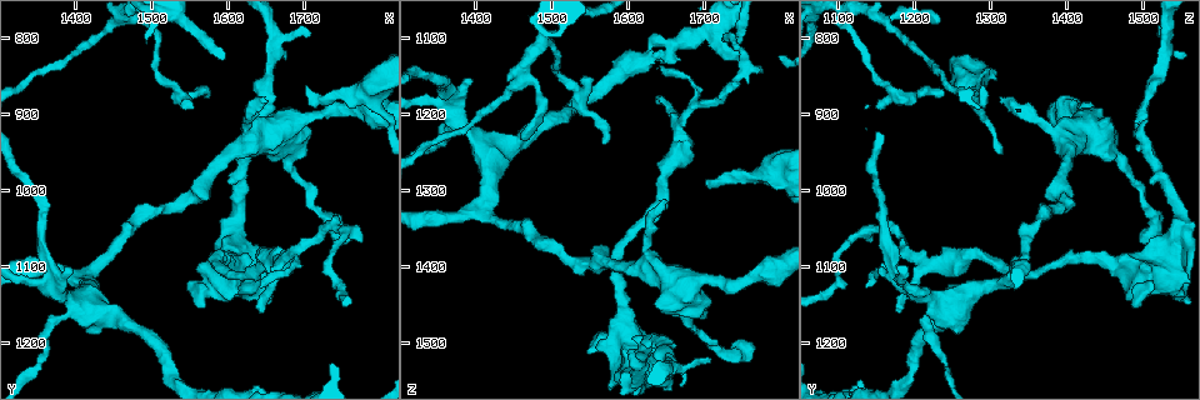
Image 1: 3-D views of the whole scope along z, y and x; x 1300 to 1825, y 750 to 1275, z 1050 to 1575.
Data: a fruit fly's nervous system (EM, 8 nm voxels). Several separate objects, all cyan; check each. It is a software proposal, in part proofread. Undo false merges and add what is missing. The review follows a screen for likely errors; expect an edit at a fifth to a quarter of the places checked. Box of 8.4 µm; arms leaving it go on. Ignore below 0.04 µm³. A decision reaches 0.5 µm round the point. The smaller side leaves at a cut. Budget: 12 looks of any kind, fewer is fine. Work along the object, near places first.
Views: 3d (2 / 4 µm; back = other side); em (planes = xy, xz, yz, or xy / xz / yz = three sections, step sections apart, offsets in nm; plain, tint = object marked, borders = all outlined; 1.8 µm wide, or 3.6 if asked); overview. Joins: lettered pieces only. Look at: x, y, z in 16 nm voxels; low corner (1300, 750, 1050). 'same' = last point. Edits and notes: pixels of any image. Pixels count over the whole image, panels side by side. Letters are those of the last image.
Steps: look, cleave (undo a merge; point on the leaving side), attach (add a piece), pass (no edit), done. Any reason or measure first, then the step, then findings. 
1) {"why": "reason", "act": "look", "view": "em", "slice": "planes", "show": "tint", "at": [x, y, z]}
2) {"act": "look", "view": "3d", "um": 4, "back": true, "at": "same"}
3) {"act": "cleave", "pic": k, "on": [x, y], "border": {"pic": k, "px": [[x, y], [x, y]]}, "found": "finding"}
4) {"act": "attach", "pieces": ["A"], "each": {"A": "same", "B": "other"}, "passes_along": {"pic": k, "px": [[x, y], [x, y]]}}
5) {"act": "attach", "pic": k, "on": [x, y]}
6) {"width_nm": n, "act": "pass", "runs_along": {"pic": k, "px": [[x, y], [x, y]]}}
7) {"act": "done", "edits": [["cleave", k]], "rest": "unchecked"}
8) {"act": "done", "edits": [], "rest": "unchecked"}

{"why": "stops while still wide", "act": "look", "view": "em", "slice": "planes", "show": "borders", "at": [1565, 1150, 1485]}

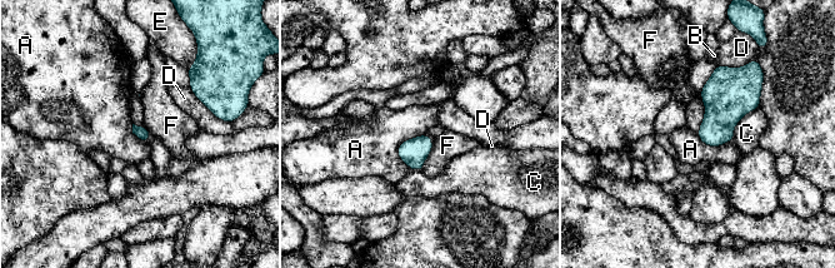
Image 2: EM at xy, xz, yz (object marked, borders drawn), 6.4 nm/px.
{"act": "pass", "each": {"A": "other", "B": "other", "C": "other", "D": "other", "E": "other", "F": "other"}, "border": {"pic": 2, "px": [[425, 134], [398, 149], [411, 169]]}, "found": "no lettered piece goes on from it"}

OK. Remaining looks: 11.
{"why": "an open end", "act": "look", "view": "em", "slice": "xy", "step": 8, "show": "tint", "at": [1565, 870, 1235]}

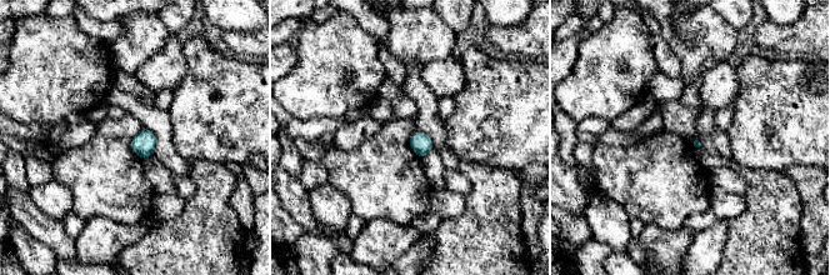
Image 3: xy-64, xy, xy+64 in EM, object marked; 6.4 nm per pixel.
{"act": "look", "view": "em", "slice": "xy", "step": 8, "show": "borders", "at": "same"}

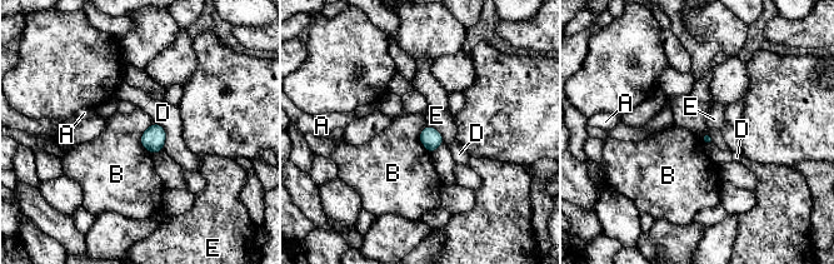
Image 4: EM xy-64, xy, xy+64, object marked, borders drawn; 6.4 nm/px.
{"act": "pass", "each": {"A": "other", "B": "other", "D": "other", "E": "other"}, "border": {"pic": 4, "px": [[154, 123], [140, 138], [151, 154]]}, "found": "no lettered piece goes on from it"}

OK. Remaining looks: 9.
{"why": "an open end", "act": "look", "view": "em", "slice": "xz", "step": 16, "show": "tint", "at": [1700, 865, 1295]}

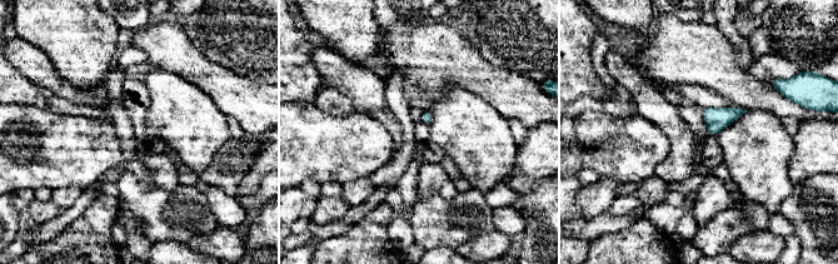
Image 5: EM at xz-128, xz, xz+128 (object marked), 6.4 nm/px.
{"why": "another direction", "act": "look", "view": "em", "slice": "planes", "show": "borders", "at": "same"}

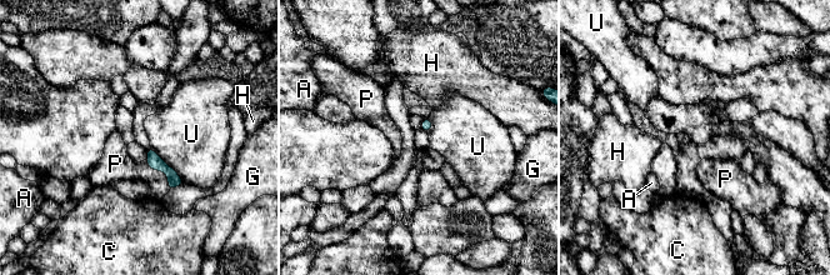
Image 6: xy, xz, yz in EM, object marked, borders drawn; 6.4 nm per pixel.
{"longest_contact_nm": ["U", 340], "act": "attach", "pieces": ["P"], "each": {"A": "other", "C": "other", "G": "other", "H": "other", "P": "same", "U": "other"}, "passes_along": {"pic": 6, "px": [[154, 161], [163, 171], [124, 168]]}, "found": "the neuron continues"}

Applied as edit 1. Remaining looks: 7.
{"why": "see it whole again", "act": "look", "view": "overview"}

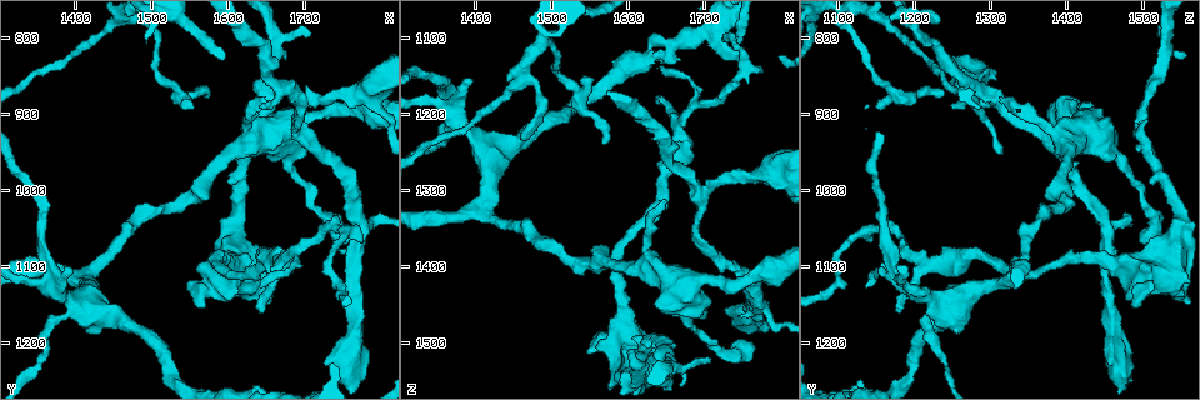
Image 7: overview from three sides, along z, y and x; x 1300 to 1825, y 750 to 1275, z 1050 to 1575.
{"why": "branch stops here", "act": "look", "view": "em", "slice": "planes", "show": "borders", "at": [1705, 800, 1530]}

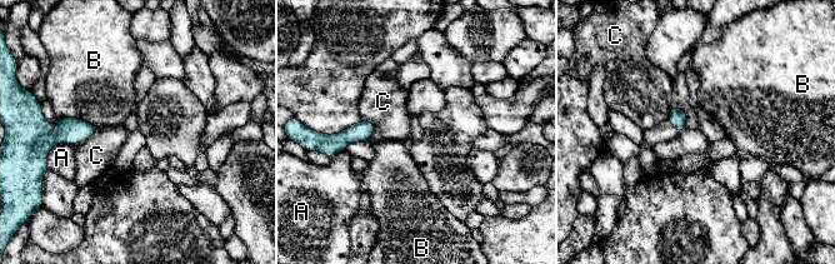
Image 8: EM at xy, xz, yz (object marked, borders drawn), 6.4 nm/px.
{"longest_contact_nm": ["B", 260], "act": "pass", "each": {"A": "other", "B": "other", "C": "other"}, "border": {"pic": 8, "px": [[361, 120], [374, 125], [366, 140]]}, "found": "no lettered piece goes on from it"}

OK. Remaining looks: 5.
{"act": "done", "edits": [["attach", 6]], "rest": "unchecked"}

